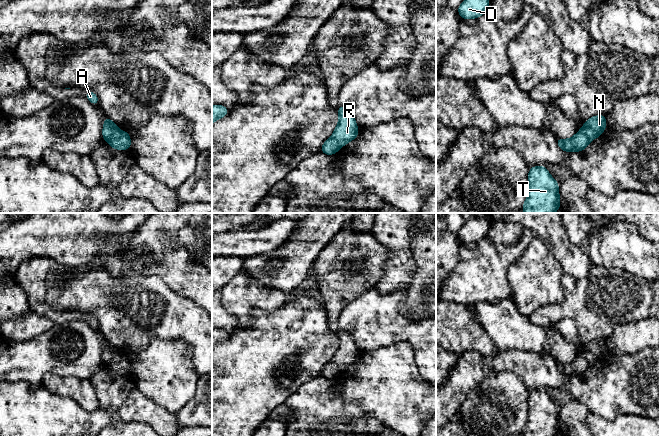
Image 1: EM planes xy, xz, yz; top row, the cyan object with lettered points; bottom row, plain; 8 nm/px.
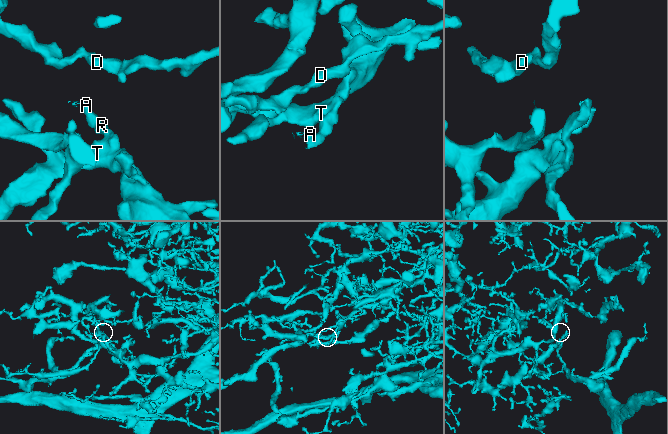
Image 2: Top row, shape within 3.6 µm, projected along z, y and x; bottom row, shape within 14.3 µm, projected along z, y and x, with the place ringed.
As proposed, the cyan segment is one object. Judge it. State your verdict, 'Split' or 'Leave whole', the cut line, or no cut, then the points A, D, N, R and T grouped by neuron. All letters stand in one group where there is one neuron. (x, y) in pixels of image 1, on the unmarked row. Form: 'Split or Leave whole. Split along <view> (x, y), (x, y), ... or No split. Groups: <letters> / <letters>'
Split. Split along xy (118, 353), (108, 366). Groups: A N / D R T

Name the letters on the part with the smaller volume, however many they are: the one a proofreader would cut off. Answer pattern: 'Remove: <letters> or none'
Remove: A, N

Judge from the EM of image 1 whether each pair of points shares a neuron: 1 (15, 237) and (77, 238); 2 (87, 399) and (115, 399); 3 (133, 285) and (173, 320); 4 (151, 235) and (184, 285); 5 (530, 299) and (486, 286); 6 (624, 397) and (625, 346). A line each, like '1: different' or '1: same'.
1: same
2: different
3: same
4: same
5: different
6: different

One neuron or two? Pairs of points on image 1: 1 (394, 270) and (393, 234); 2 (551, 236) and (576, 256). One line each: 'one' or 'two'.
1: one
2: one

